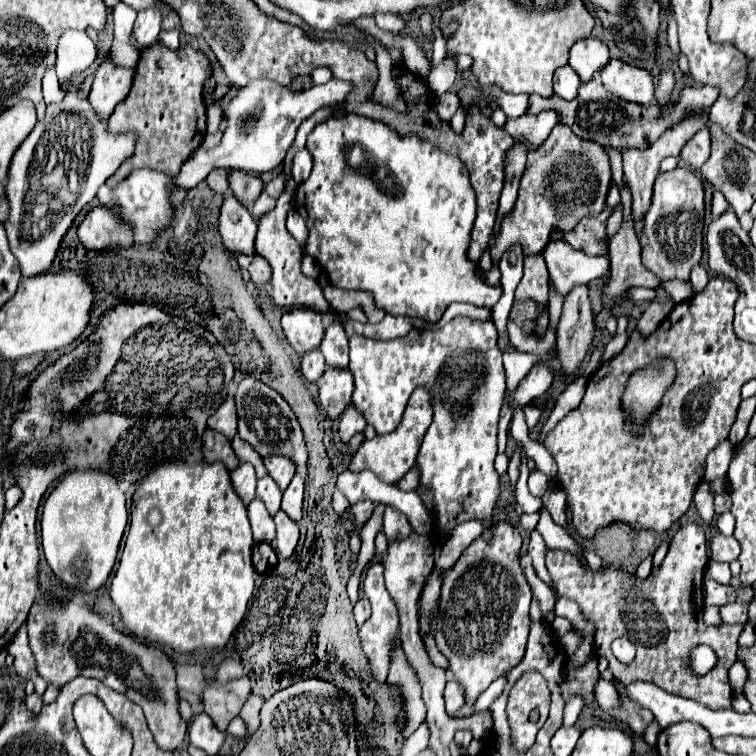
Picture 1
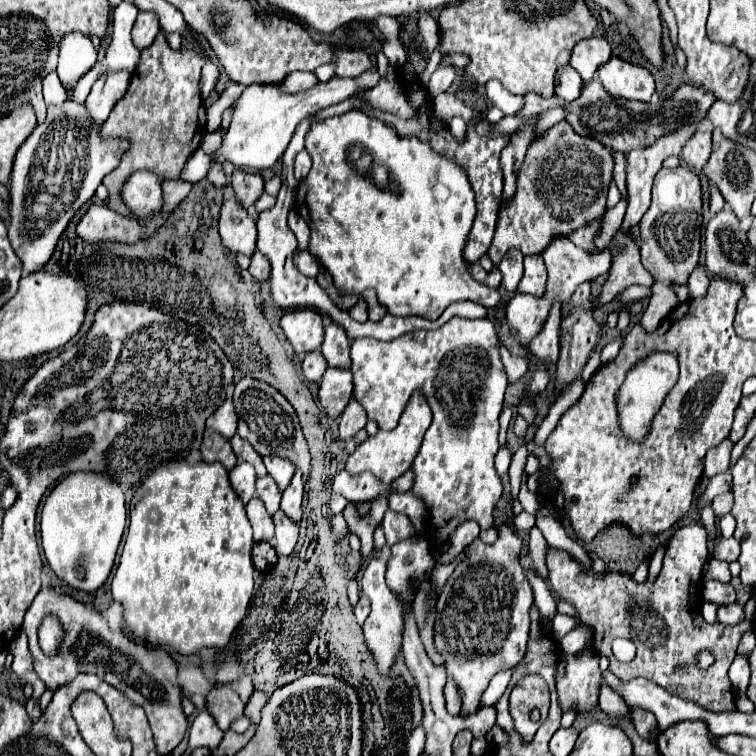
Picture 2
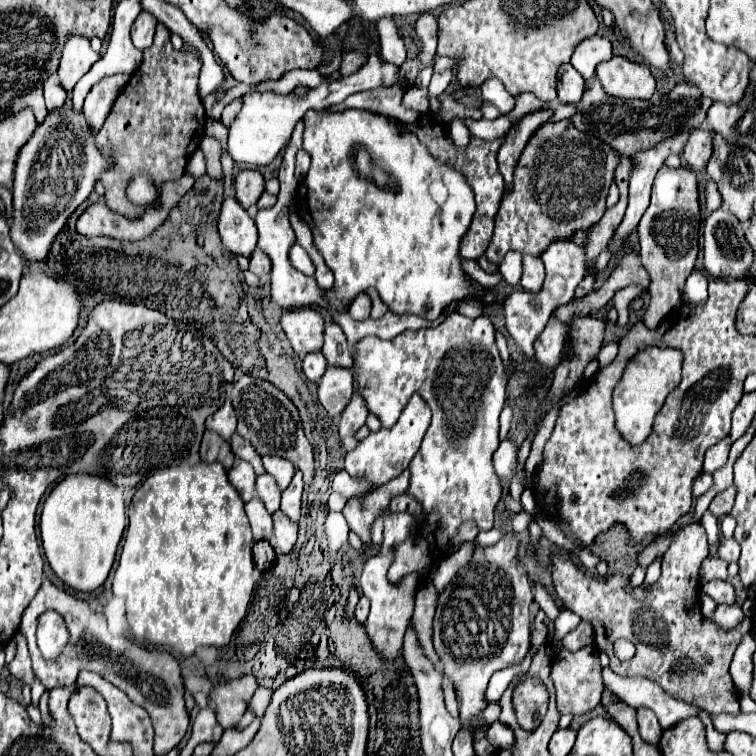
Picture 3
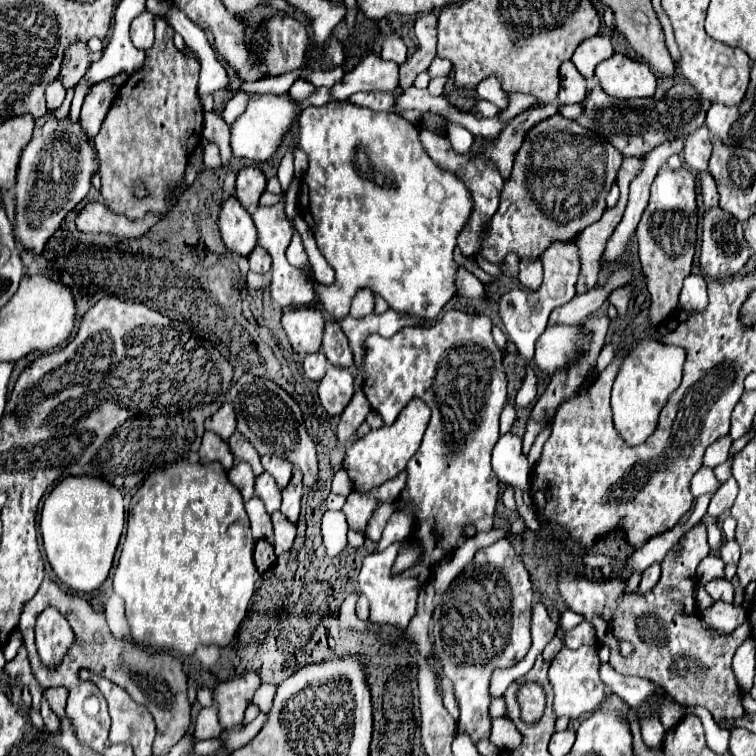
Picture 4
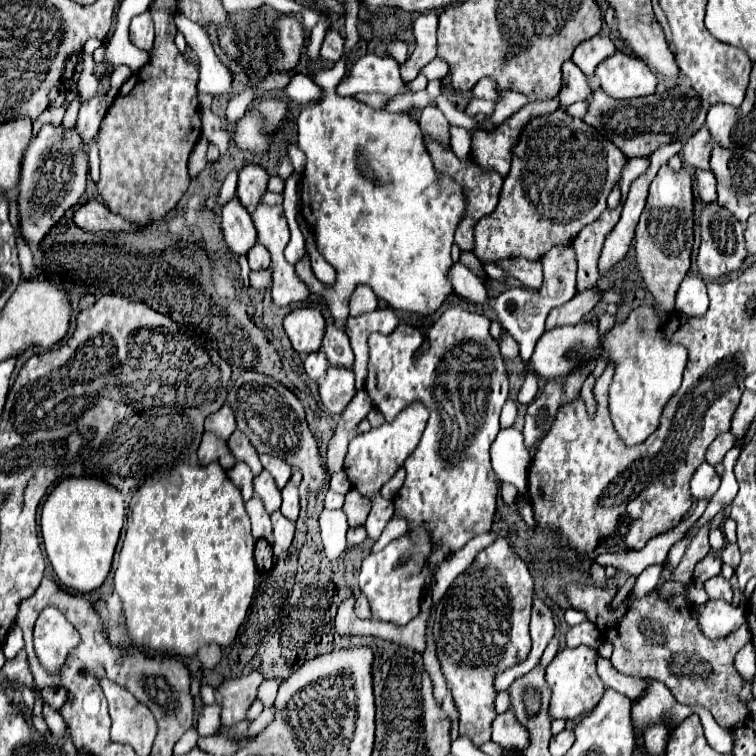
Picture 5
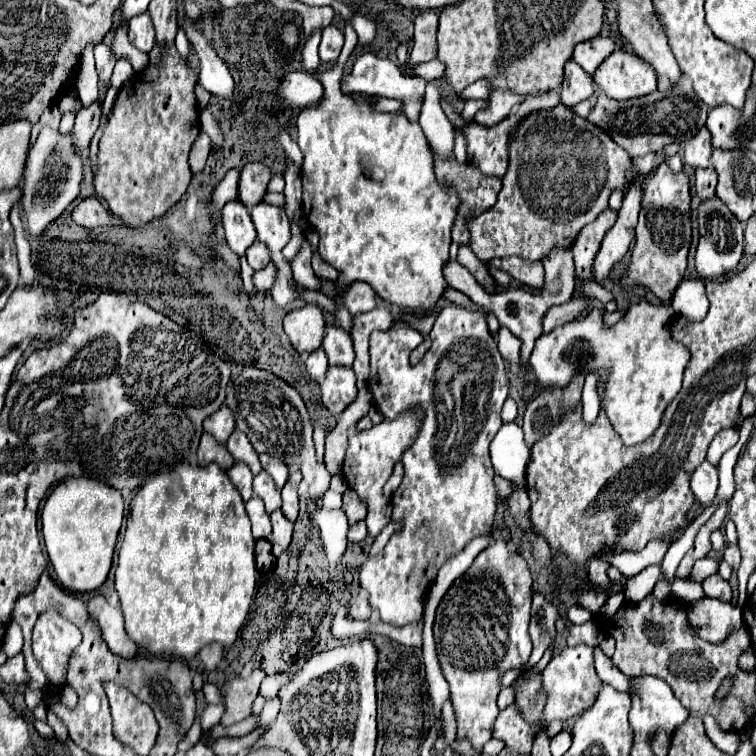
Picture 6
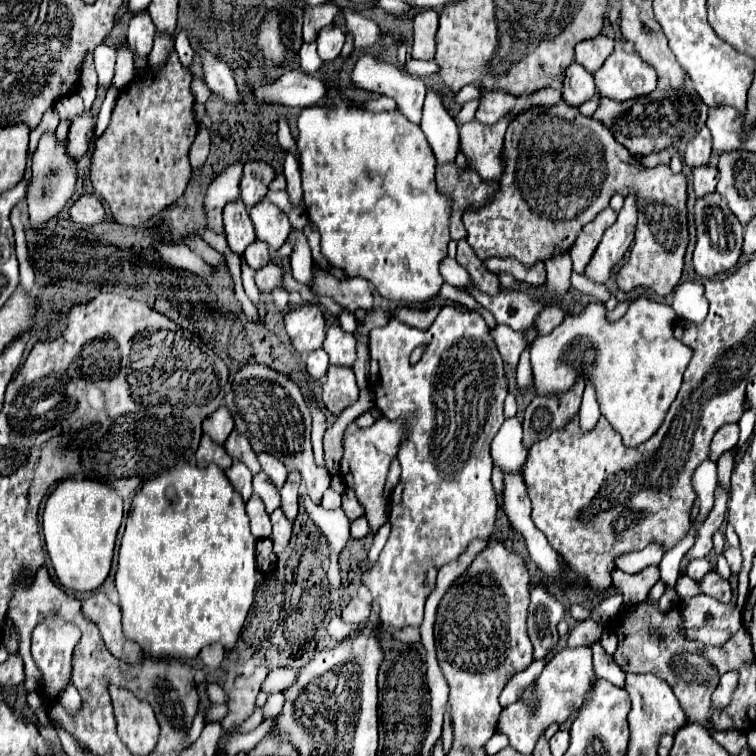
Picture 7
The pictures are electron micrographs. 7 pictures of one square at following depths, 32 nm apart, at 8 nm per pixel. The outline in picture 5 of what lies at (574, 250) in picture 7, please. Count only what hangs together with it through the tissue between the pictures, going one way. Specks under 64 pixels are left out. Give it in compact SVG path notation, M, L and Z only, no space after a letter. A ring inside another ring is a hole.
M622 204L616 210L606 210L598 220L584 226L582 232L576 236L576 240L572 242L576 250L576 262L578 262L578 290L586 290L596 284L598 280L596 262L598 262L604 238L620 218L620 210L622 210Z

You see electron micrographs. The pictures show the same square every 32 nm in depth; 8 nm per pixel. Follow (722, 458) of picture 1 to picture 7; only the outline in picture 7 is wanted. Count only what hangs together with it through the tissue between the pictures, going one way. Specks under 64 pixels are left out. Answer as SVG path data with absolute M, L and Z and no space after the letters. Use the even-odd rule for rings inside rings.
M736 422L732 424L726 424L724 428L720 428L712 440L712 450L710 450L710 458L716 462L722 452L726 452L728 448L732 448L736 442L738 442L738 436L740 436L740 428Z

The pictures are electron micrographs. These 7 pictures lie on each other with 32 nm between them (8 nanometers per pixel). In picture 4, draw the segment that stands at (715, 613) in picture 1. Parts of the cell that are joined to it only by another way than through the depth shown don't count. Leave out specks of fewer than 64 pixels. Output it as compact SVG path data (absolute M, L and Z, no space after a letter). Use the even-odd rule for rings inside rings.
M699 583L699 587L697 586L694 590L694 597L697 601L697 605L701 609L701 611L706 610L712 605L712 598L710 595L705 591L704 585Z

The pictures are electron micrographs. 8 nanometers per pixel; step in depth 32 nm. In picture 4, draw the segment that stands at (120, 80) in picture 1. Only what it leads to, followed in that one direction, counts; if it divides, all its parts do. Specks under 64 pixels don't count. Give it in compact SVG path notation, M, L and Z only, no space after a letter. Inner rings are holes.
M112 80L98 82L94 86L94 90L86 96L86 100L82 104L82 112L80 112L80 128L88 138L98 134L100 124L110 108L114 96L116 96L116 88L112 86Z

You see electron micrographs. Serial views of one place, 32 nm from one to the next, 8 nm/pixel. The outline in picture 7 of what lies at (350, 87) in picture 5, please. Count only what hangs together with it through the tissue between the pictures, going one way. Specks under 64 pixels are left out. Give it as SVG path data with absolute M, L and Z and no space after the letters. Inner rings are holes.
M362 56L352 72L352 82L364 90L380 92L394 98L398 110L410 122L420 124L426 94L426 86L420 78L414 78L400 68L380 62L372 56Z

